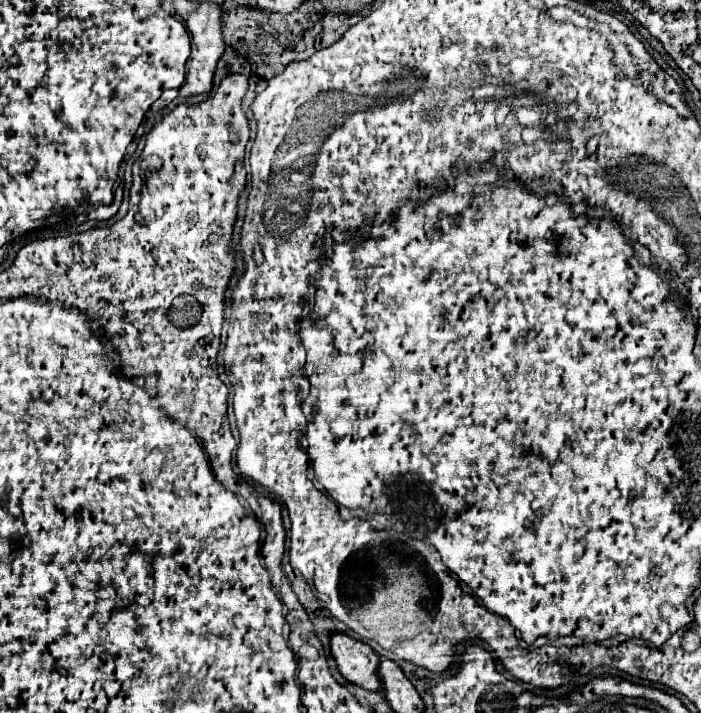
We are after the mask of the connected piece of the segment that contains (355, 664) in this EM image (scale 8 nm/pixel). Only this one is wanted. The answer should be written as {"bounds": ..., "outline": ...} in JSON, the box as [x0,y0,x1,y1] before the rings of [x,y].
{"bounds":[332,634,382,690],"outline":[[[332,634],[332,656],[336,658],[340,674],[364,690],[382,690],[378,666],[380,656],[364,642],[346,634]]]}

